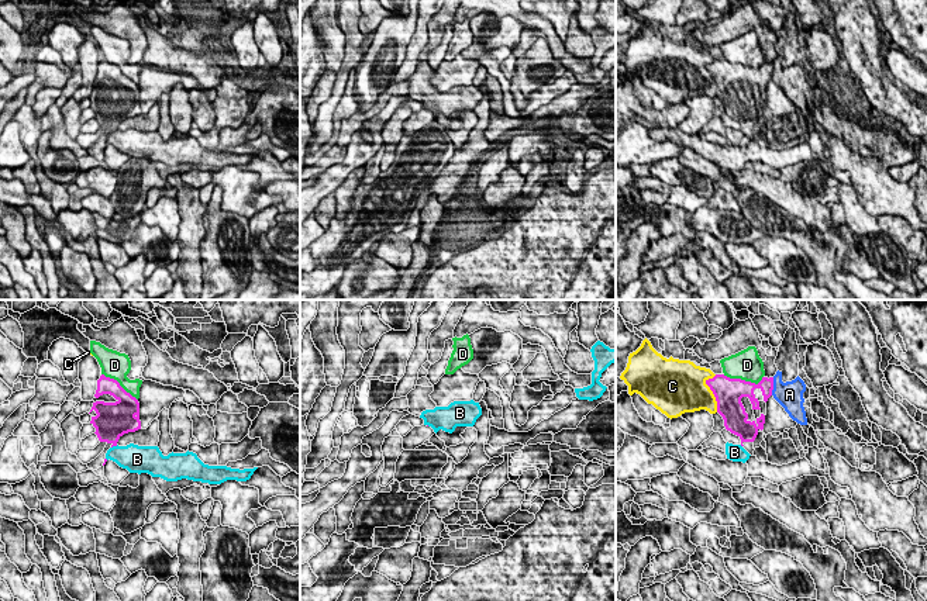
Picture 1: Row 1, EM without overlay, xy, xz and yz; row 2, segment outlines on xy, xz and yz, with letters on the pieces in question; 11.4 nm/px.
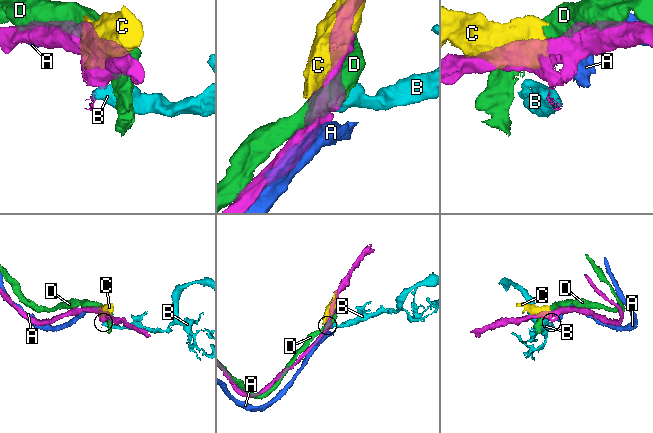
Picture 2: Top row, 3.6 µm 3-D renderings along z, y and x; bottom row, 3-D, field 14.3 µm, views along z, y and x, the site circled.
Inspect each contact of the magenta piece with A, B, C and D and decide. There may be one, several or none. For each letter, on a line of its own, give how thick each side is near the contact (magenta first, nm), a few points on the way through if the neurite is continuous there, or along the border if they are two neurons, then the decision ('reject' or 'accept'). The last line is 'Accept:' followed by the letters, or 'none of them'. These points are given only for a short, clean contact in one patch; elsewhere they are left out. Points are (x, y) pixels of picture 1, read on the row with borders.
A: calibres 160 and 300 nm; reject
B: calibres 360 and 280 nm; border xy (117, 445), (112, 448); reject
C: calibres 320 and 400 nm; reject
D: calibres 320 and 340 nm; reject
Accept: none of them

